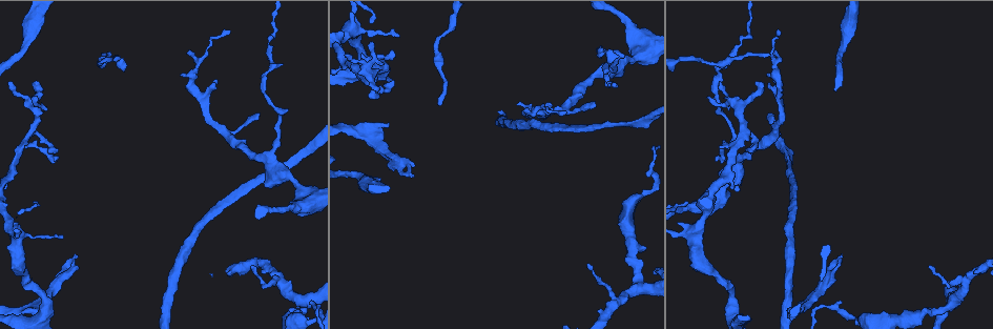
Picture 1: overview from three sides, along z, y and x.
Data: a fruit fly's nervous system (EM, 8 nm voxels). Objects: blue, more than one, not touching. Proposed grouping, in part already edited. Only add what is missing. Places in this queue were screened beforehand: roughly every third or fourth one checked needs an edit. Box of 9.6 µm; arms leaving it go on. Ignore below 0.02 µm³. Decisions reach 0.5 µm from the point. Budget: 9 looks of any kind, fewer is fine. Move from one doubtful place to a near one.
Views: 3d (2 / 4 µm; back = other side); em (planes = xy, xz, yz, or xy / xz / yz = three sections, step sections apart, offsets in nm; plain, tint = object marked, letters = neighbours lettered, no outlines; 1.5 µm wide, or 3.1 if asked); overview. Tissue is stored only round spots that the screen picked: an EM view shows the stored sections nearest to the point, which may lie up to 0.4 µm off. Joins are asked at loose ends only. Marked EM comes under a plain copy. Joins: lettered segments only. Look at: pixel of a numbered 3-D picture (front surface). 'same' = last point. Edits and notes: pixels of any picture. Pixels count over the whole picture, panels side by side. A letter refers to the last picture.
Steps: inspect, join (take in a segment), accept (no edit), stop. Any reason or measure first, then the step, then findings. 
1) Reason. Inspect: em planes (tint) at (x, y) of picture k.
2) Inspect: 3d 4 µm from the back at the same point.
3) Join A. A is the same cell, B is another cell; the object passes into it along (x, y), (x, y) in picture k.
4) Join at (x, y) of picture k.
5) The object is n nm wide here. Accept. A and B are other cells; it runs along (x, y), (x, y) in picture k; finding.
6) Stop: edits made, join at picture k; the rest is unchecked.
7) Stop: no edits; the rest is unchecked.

Free end. Inspect: 3d 4 µm at (841, 255) of picture 1.

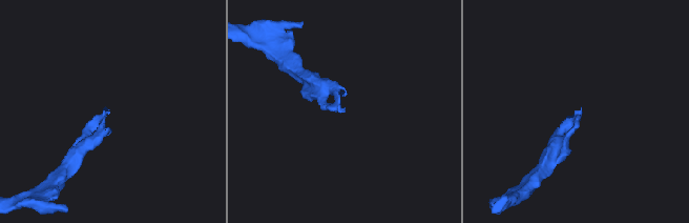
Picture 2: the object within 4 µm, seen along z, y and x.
Shape alone is not enough. Inspect: em yz step 4 (letters) at (580, 109) of picture 2.

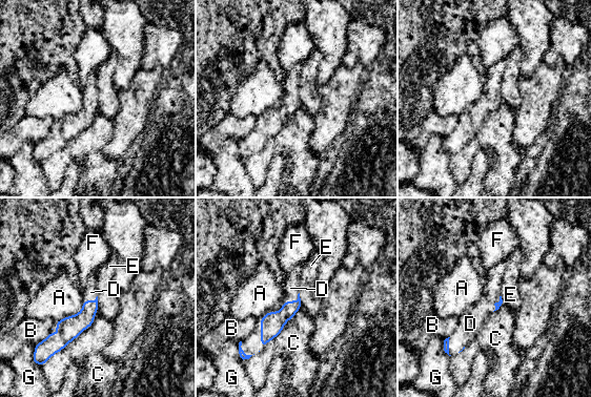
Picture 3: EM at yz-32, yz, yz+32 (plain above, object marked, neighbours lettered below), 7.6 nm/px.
Inspect: em planes (letters) at the same point.

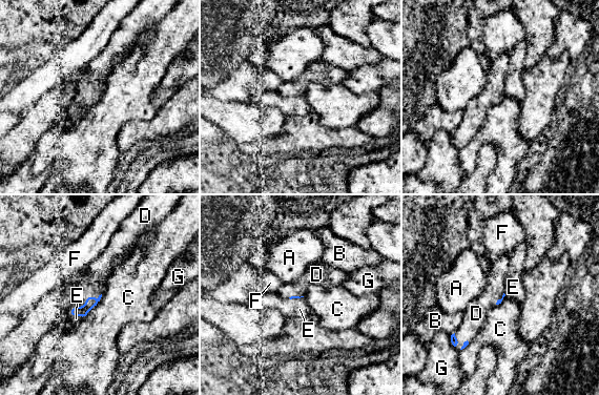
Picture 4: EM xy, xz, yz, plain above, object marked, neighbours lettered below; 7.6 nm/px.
Join D. D is the same cell, A, B, C, E, F and G are other cells; the cell continues.

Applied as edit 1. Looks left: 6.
Redraw. Inspect: overview.

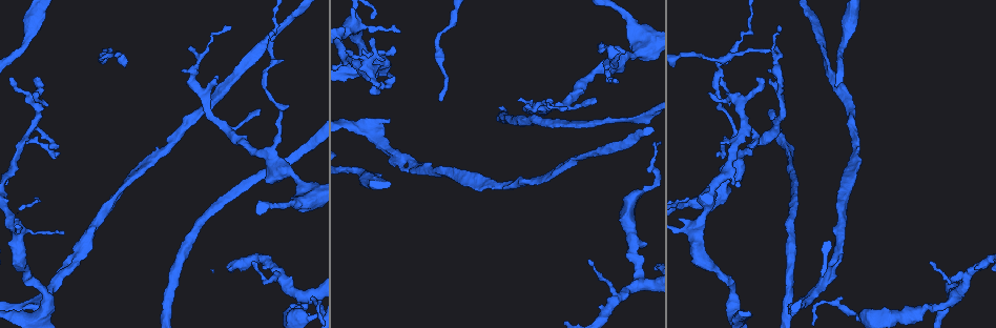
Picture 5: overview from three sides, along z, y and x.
Free end. Inspect: 3d 2 µm from the back at (34, 81) of picture 5.

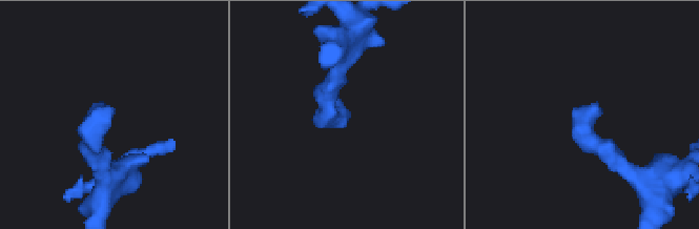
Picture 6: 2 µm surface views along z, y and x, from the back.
Need the tissue. Inspect: em planes (tint) at (596, 110) of picture 6.

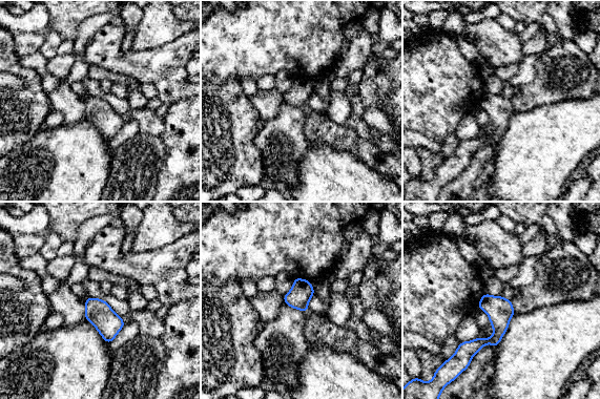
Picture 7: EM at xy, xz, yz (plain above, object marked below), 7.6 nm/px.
What lies round it. Inspect: em planes (letters) at the same point.

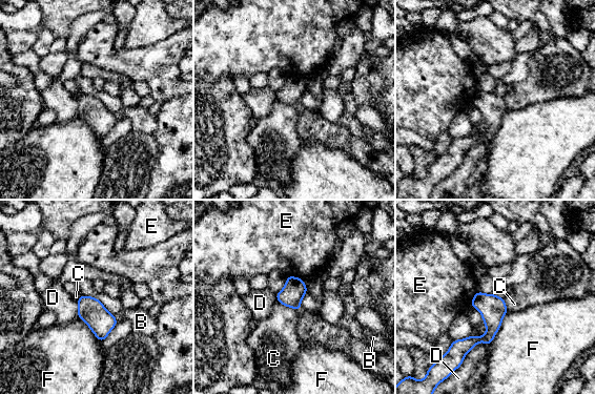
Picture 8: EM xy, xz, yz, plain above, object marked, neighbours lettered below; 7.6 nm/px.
Accept. B, C, D, E and F are other cells; it runs along (500, 299), (491, 331), (456, 359) in picture 8; none of them fits.

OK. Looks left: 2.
Branch stops here. Inspect: em planes (letters) at (775, 48) of picture 5.

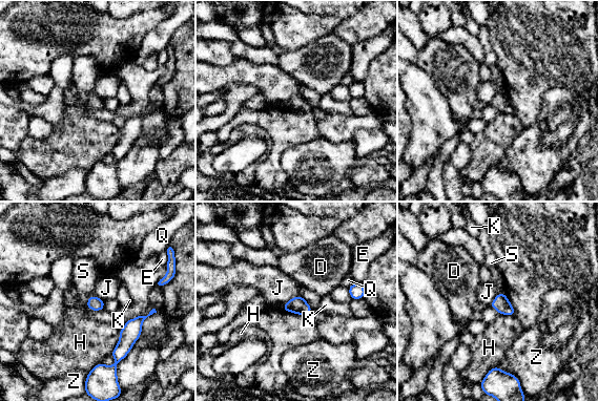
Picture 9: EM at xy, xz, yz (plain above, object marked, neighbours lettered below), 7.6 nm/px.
The longest contact is with H, 200 nm. Accept. D, E, H, J, K, Q, S and Z are other cells; a border runs along (103, 300), (90, 296), (85, 307) in picture 9; no lettered segment goes on from it.

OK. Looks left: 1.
Branch stops here. Inspect: em xz step 4 (letters) at (260, 109) of picture 5.

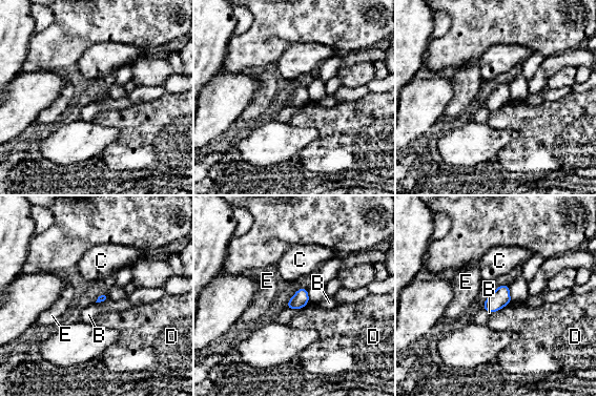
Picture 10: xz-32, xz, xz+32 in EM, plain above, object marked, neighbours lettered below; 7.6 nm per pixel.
Accept. B, C, D and E are other cells; a border runs along (309, 300), (301, 308), (287, 308) in picture 10; no lettered segment goes on from it.

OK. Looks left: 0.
Stop: edits made, join at picture 4; the rest is unchecked.

